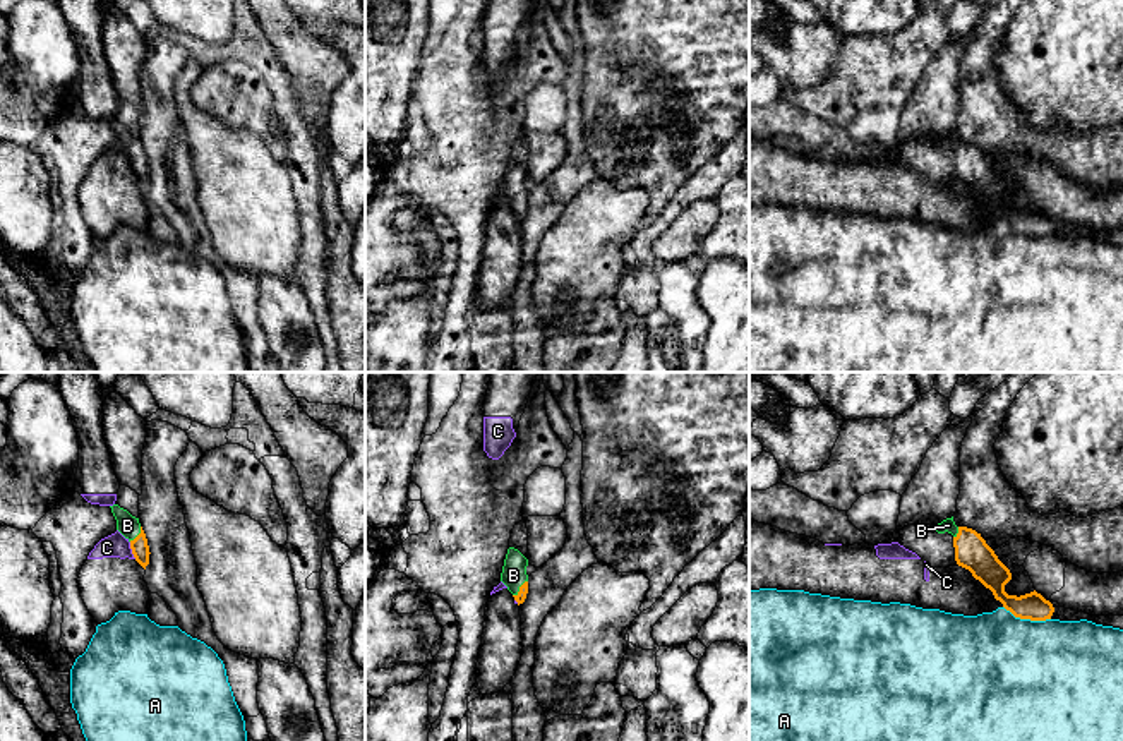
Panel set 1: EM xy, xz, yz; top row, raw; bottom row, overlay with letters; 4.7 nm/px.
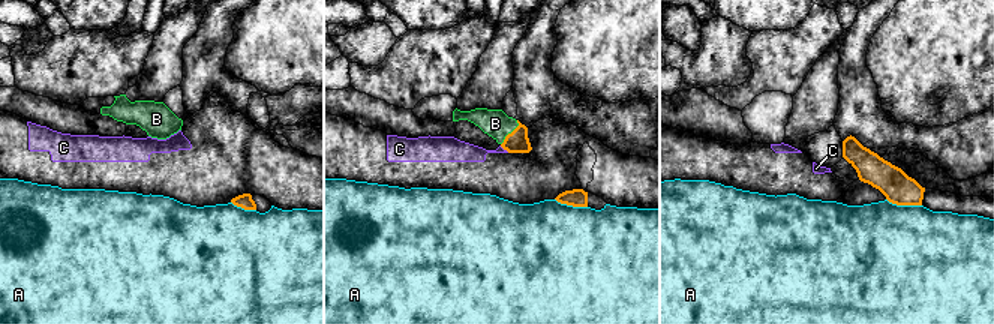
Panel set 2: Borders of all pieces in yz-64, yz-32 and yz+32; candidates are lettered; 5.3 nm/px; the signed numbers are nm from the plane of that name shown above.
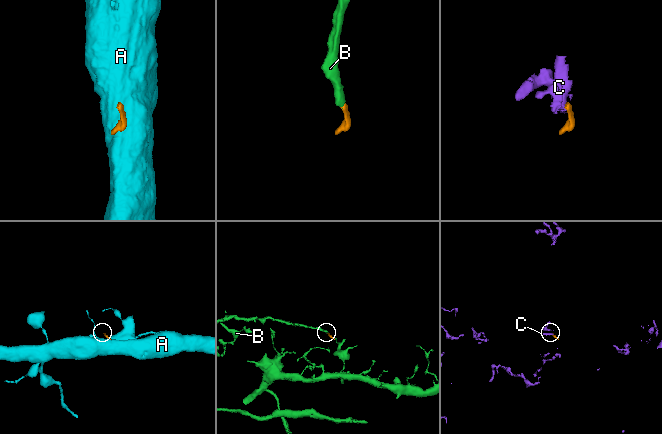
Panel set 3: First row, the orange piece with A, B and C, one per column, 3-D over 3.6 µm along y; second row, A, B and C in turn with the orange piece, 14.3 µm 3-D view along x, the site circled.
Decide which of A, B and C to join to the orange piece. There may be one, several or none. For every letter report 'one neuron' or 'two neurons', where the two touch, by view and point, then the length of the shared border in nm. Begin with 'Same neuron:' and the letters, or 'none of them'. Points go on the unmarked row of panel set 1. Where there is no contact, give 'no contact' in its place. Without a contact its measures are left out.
Same neuron: B
A: two neurons; contact yz (1027, 234); length 240 nm
B: one neuron; contact xz (520, 204); length 100 nm
C: two neurons; contact xy (132, 167); length 90 nm

